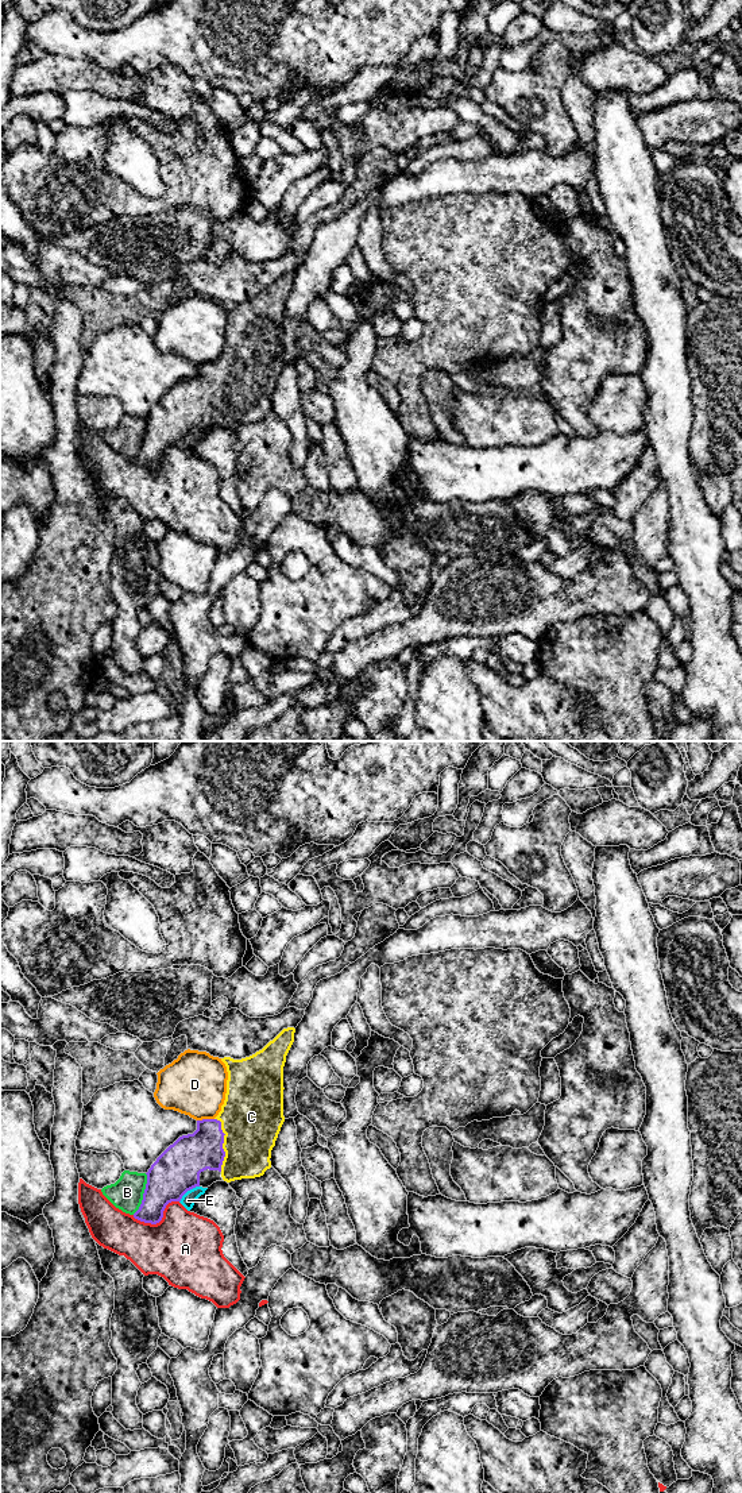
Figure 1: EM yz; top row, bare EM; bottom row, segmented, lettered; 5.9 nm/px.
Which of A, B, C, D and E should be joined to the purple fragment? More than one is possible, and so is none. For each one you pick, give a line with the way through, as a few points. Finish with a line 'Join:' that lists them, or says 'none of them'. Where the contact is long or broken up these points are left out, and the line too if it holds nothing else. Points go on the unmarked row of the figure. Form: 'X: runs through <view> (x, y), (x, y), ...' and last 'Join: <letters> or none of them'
C: runs through yz (190, 398), (223, 386), (251, 361)
Join: C

